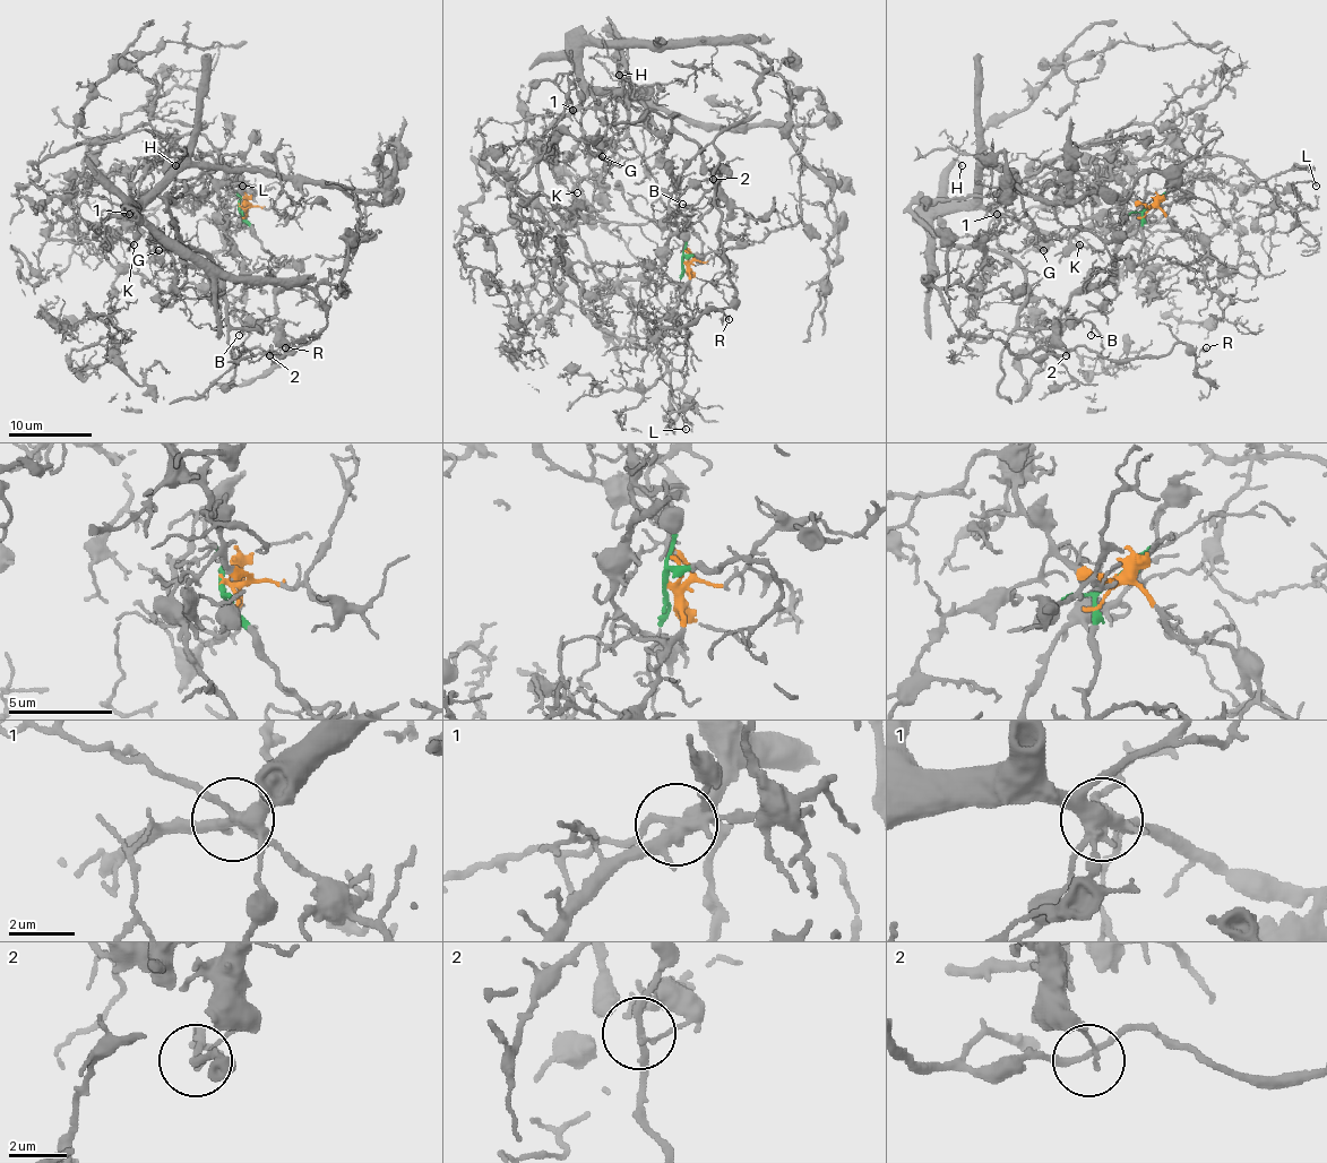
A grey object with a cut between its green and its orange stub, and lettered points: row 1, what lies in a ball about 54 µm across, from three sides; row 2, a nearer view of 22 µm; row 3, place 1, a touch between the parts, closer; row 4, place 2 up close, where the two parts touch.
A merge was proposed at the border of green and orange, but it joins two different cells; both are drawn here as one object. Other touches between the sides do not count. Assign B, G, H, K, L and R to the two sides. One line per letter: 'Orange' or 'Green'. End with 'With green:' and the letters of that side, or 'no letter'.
B: Orange
G: Orange
H: Green
K: Green
L: Orange
R: Green
With green: H, K, R

